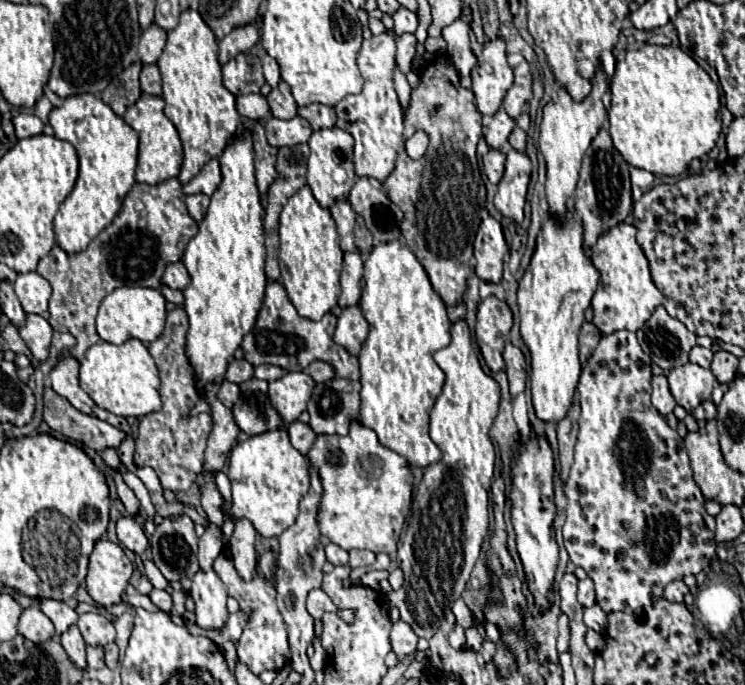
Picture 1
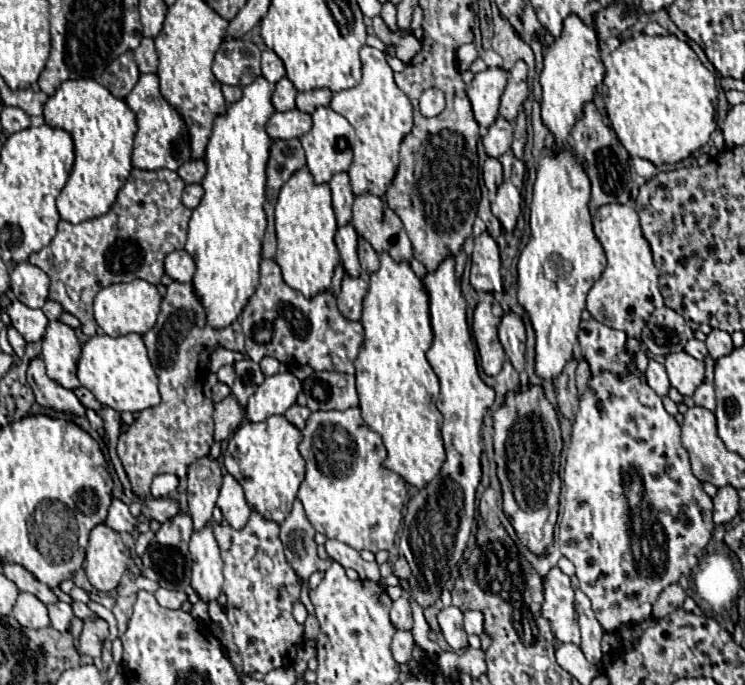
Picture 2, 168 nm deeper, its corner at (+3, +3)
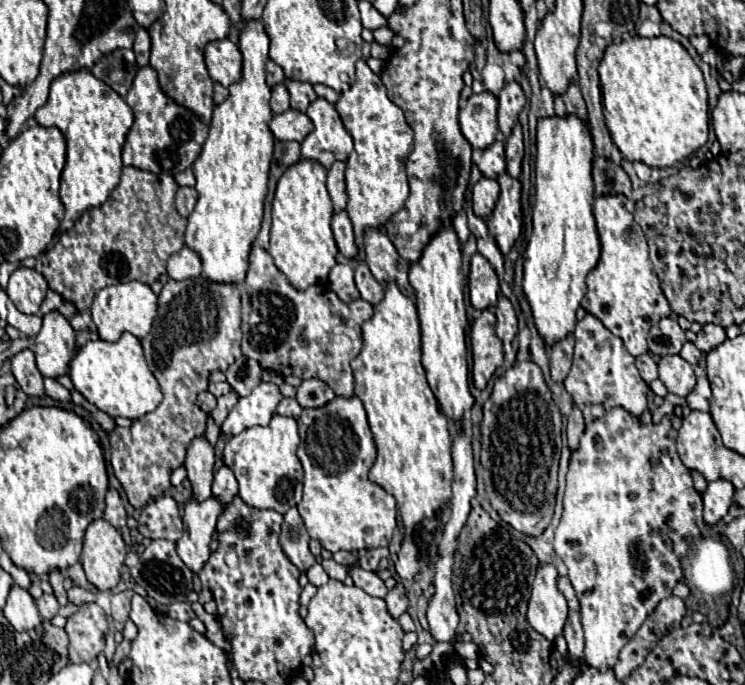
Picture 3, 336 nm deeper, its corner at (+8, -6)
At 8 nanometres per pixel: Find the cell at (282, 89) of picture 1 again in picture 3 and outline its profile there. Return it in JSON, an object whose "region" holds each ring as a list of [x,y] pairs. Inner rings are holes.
{"region":[[[279,83],[271,89],[271,111],[279,115],[285,113],[287,109],[289,109],[289,91],[285,89],[283,83]]]}

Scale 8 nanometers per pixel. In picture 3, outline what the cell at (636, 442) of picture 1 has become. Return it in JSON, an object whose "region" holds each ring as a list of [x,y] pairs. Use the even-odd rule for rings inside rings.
{"region":[[[609,409],[605,417],[585,427],[579,447],[569,457],[563,517],[555,529],[553,547],[567,565],[571,585],[581,603],[585,661],[589,667],[607,669],[617,663],[619,651],[641,627],[645,617],[683,581],[681,557],[701,537],[705,525],[703,499],[693,487],[691,471],[677,455],[675,441],[669,437],[672,416],[667,414],[660,423],[647,425],[641,423],[641,417],[625,413],[625,409]]]}

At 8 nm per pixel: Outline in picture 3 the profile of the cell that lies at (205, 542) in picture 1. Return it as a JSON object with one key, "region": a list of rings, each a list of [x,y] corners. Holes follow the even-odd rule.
{"region":[[[205,437],[191,441],[187,449],[185,469],[187,469],[187,479],[191,483],[191,497],[195,501],[205,501],[205,497],[211,497],[215,455],[213,455],[213,447],[207,443]]]}

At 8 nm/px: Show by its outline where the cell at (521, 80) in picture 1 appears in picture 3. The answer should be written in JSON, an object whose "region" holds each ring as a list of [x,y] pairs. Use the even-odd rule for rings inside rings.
{"region":[[[517,81],[505,83],[505,87],[501,89],[497,101],[499,101],[499,113],[497,113],[499,129],[505,137],[509,137],[513,123],[517,121],[521,109],[525,107],[525,95],[521,91],[521,85]]]}

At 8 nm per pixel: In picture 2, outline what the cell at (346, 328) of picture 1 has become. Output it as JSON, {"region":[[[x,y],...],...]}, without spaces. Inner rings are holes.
{"region":[[[344,274],[342,288],[338,294],[338,308],[350,320],[362,318],[362,300],[368,292],[368,282],[364,278],[352,278]]]}

